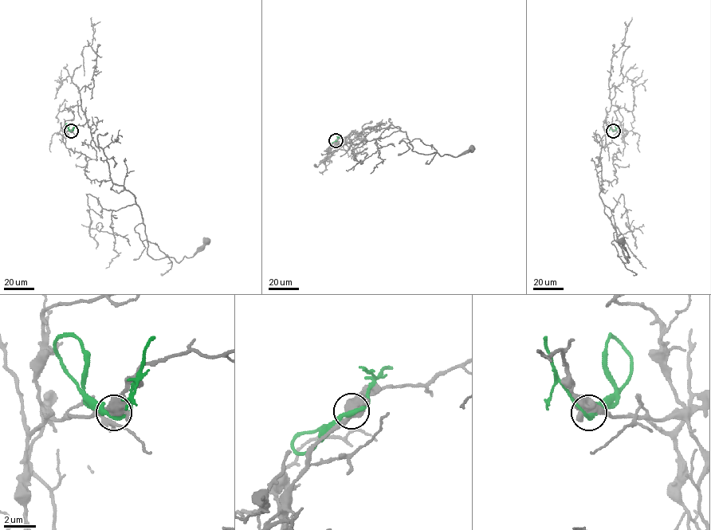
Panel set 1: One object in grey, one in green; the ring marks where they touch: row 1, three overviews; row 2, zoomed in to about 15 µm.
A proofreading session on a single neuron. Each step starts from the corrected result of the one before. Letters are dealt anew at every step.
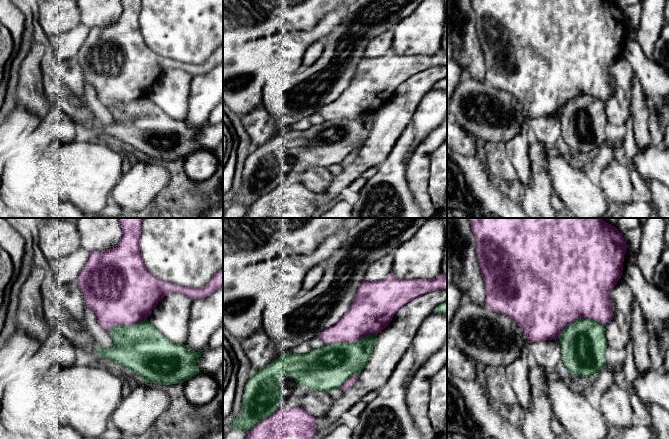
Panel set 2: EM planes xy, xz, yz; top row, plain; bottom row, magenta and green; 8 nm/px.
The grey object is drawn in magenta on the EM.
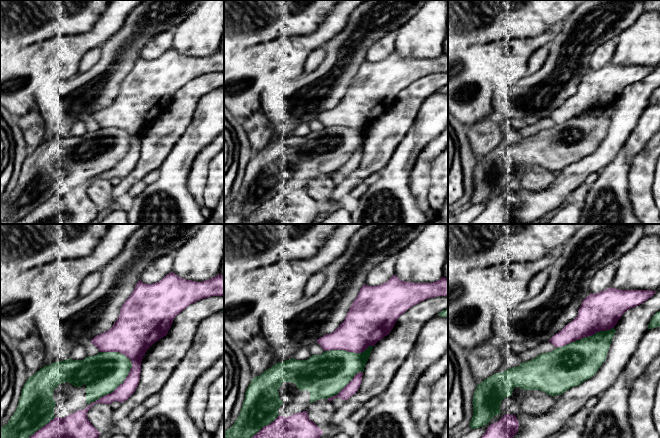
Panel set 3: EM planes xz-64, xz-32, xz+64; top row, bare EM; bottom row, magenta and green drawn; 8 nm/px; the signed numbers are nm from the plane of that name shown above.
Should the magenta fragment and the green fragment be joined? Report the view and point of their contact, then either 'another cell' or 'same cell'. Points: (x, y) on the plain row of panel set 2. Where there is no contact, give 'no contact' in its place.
xz (351, 118) | another cell

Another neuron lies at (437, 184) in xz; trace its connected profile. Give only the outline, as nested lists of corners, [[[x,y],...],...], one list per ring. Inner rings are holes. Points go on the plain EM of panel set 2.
[[[447,139],[431,154],[428,194],[437,211],[447,200]]]

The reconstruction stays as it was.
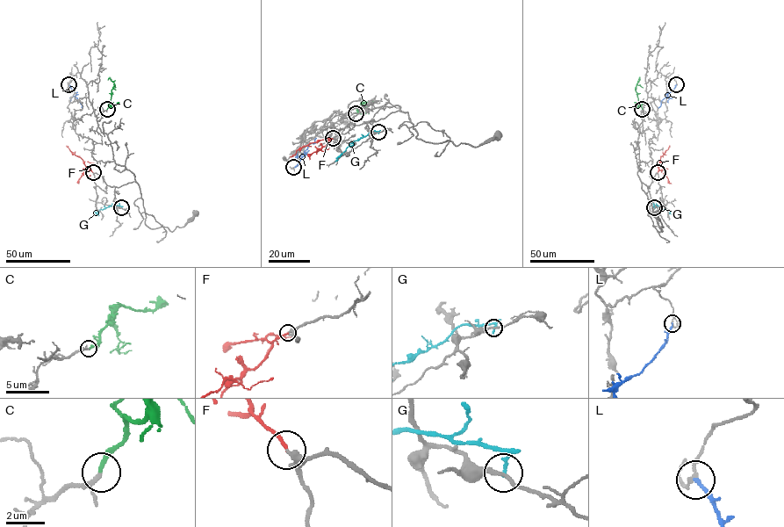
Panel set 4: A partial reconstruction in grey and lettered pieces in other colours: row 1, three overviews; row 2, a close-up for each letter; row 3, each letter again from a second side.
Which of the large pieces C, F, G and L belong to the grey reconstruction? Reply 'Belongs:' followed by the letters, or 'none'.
Belongs: C, F

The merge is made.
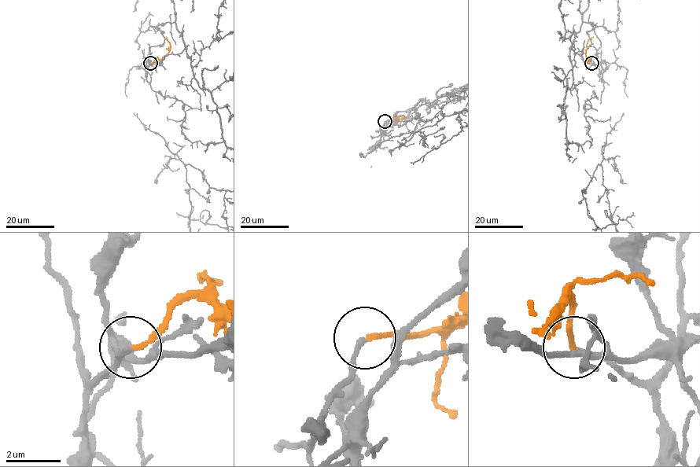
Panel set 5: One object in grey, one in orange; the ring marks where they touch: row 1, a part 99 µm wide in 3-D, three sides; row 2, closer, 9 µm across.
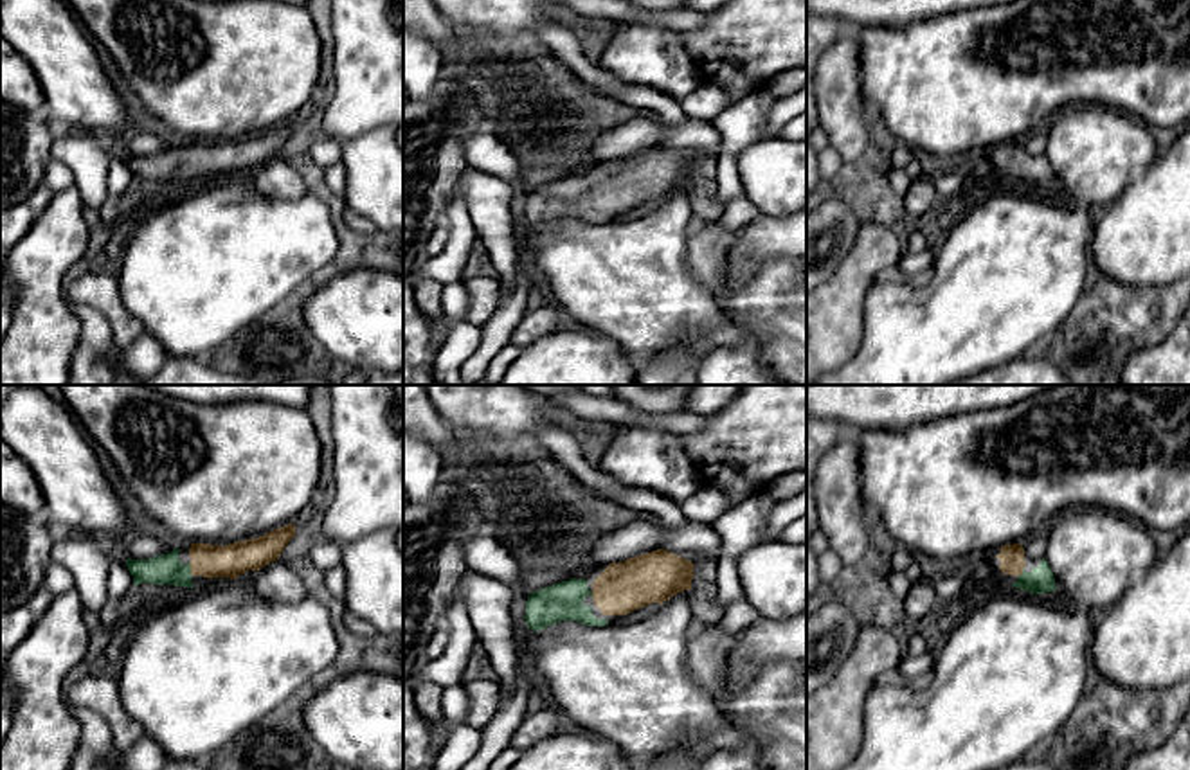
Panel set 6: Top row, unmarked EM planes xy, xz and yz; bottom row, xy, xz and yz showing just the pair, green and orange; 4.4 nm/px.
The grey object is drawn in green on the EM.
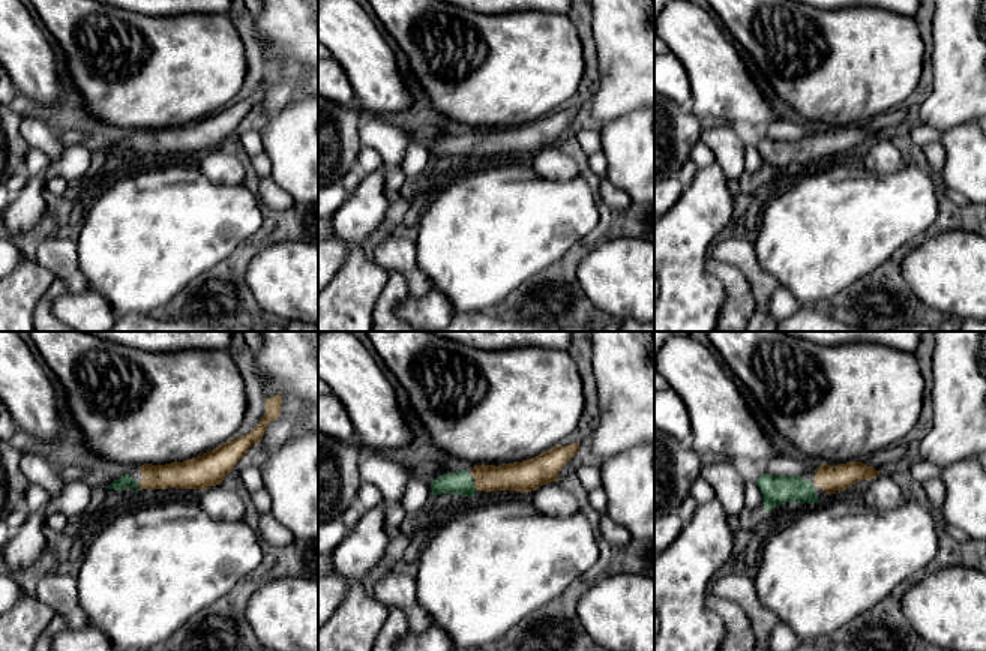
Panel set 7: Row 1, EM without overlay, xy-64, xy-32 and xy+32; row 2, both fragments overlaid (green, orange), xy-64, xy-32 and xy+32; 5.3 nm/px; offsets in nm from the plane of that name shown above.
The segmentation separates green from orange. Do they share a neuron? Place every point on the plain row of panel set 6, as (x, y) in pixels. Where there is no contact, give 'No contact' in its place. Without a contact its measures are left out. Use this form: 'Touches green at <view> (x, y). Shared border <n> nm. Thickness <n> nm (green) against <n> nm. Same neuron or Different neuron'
Touches green at xy (189, 168). Shared border 70 nm. Thickness 140 nm (green) against 150 nm. Same neuron

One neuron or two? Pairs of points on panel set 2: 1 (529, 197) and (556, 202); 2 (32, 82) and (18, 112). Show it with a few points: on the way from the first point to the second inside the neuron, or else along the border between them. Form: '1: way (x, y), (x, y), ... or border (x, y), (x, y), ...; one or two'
1: border (553, 190), (550, 196), (551, 207); two
2: border (15, 102), (40, 119); two

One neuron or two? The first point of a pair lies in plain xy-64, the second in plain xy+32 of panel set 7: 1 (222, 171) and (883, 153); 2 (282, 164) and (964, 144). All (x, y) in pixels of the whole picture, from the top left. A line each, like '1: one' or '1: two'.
1: one
2: one

